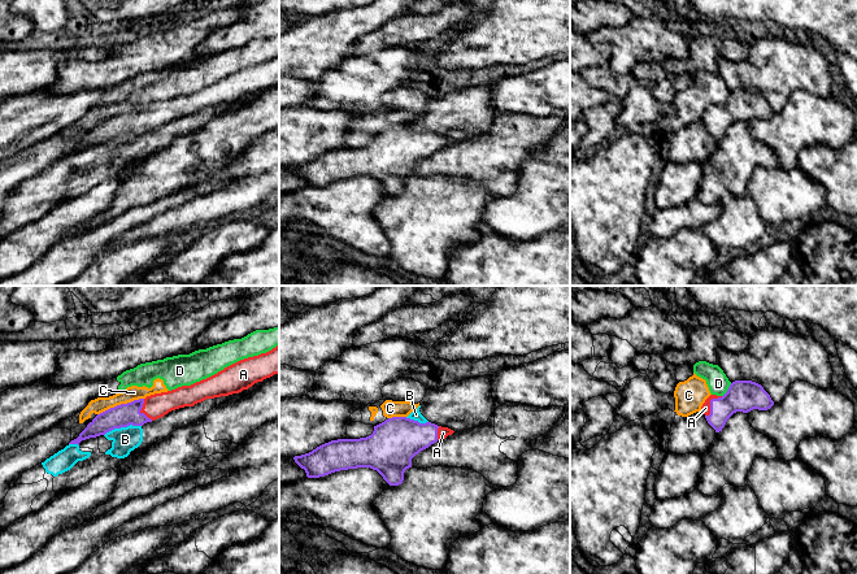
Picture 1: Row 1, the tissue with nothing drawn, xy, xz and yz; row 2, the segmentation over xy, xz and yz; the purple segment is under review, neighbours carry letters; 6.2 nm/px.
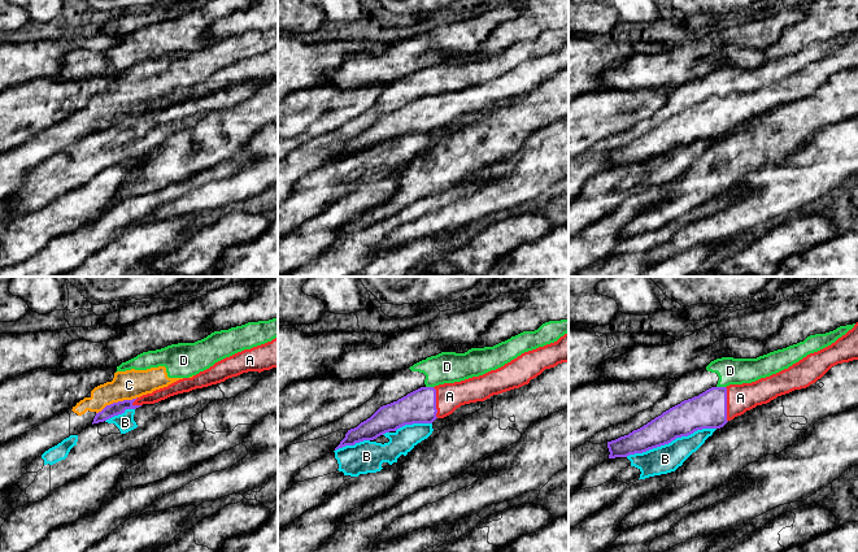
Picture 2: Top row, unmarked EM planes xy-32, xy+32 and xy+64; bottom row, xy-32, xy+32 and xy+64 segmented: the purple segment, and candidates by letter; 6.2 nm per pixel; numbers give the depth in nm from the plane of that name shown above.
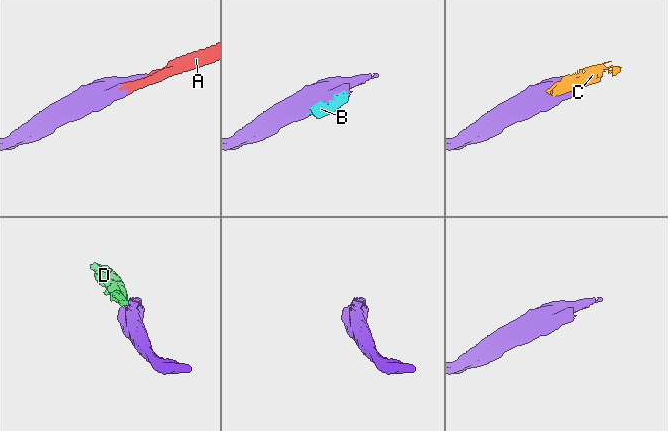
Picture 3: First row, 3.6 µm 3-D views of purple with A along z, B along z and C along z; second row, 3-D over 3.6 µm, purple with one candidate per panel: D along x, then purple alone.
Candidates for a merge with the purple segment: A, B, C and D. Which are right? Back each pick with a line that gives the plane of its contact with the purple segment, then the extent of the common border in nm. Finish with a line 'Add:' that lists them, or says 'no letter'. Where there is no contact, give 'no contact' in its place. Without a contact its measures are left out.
A: yz | 170 nm
Add: A

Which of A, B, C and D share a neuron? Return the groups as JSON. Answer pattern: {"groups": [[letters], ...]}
{"groups": [["A"], ["B"], ["C", "D"]]}

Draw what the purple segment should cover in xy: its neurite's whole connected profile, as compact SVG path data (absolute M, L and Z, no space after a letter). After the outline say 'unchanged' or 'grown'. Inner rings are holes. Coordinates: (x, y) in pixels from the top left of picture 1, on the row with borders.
M279 345L266 353L240 360L191 386L182 386L110 408L97 414L69 444L79 445L82 440L105 435L114 429L130 425L143 426L171 410L193 406L206 399L239 393L274 374L279 374Z; grown

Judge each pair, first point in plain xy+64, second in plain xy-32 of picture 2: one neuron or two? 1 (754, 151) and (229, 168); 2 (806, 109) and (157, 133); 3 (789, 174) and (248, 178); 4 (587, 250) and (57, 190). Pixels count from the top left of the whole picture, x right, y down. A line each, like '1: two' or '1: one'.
1: two
2: two
3: one
4: two

